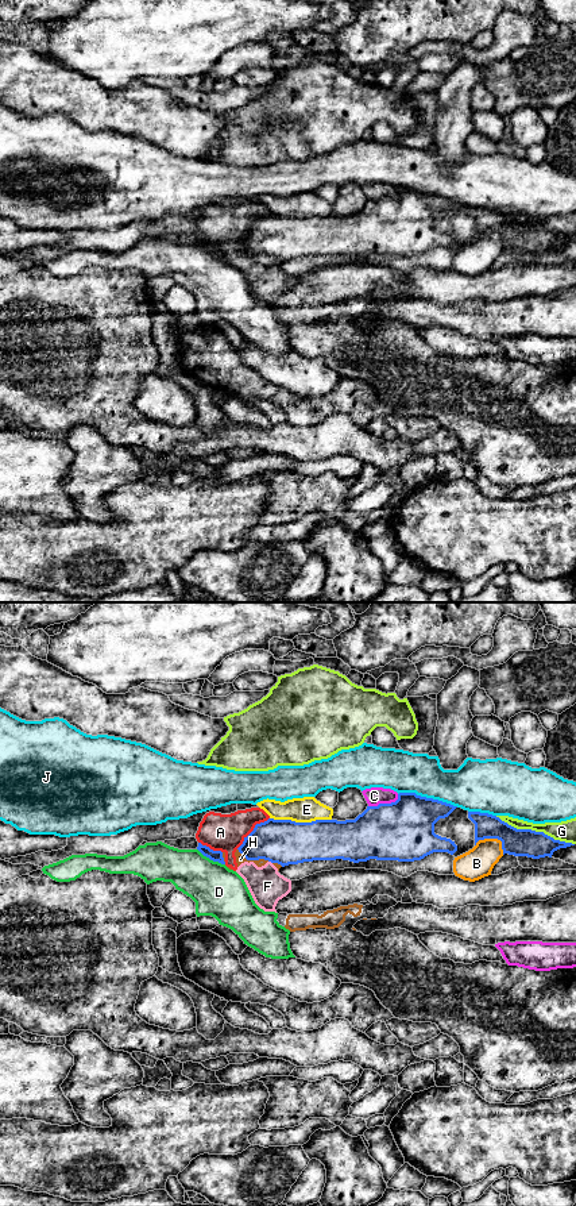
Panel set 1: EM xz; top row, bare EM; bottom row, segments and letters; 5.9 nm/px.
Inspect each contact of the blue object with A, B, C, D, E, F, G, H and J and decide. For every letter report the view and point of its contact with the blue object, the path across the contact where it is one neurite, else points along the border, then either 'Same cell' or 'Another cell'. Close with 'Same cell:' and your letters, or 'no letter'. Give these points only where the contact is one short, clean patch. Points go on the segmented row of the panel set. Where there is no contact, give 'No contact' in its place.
A: Touches blue at xz (252, 831). Another cell
B: Touches blue at xz (494, 837). Another cell
C: Touches blue at xz (385, 804). Another cell
D: Touches blue at xz (211, 859). Another cell
E: Touches blue at xz (301, 823). Another cell
F: Touches blue at xz (270, 860). Another cell
G: Touches blue at xz (534, 831). Another cell
H: Touches blue at xz (252, 859). Boundary: xz (238, 848), (247, 859), (269, 860). Another cell
J: Touches blue at xz (428, 798). Another cell
Same cell: no letter

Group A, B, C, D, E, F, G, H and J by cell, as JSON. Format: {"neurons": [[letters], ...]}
{"neurons": [["A", "F", "H"], ["B"], ["C"], ["D"], ["E"], ["G"], ["J"]]}

